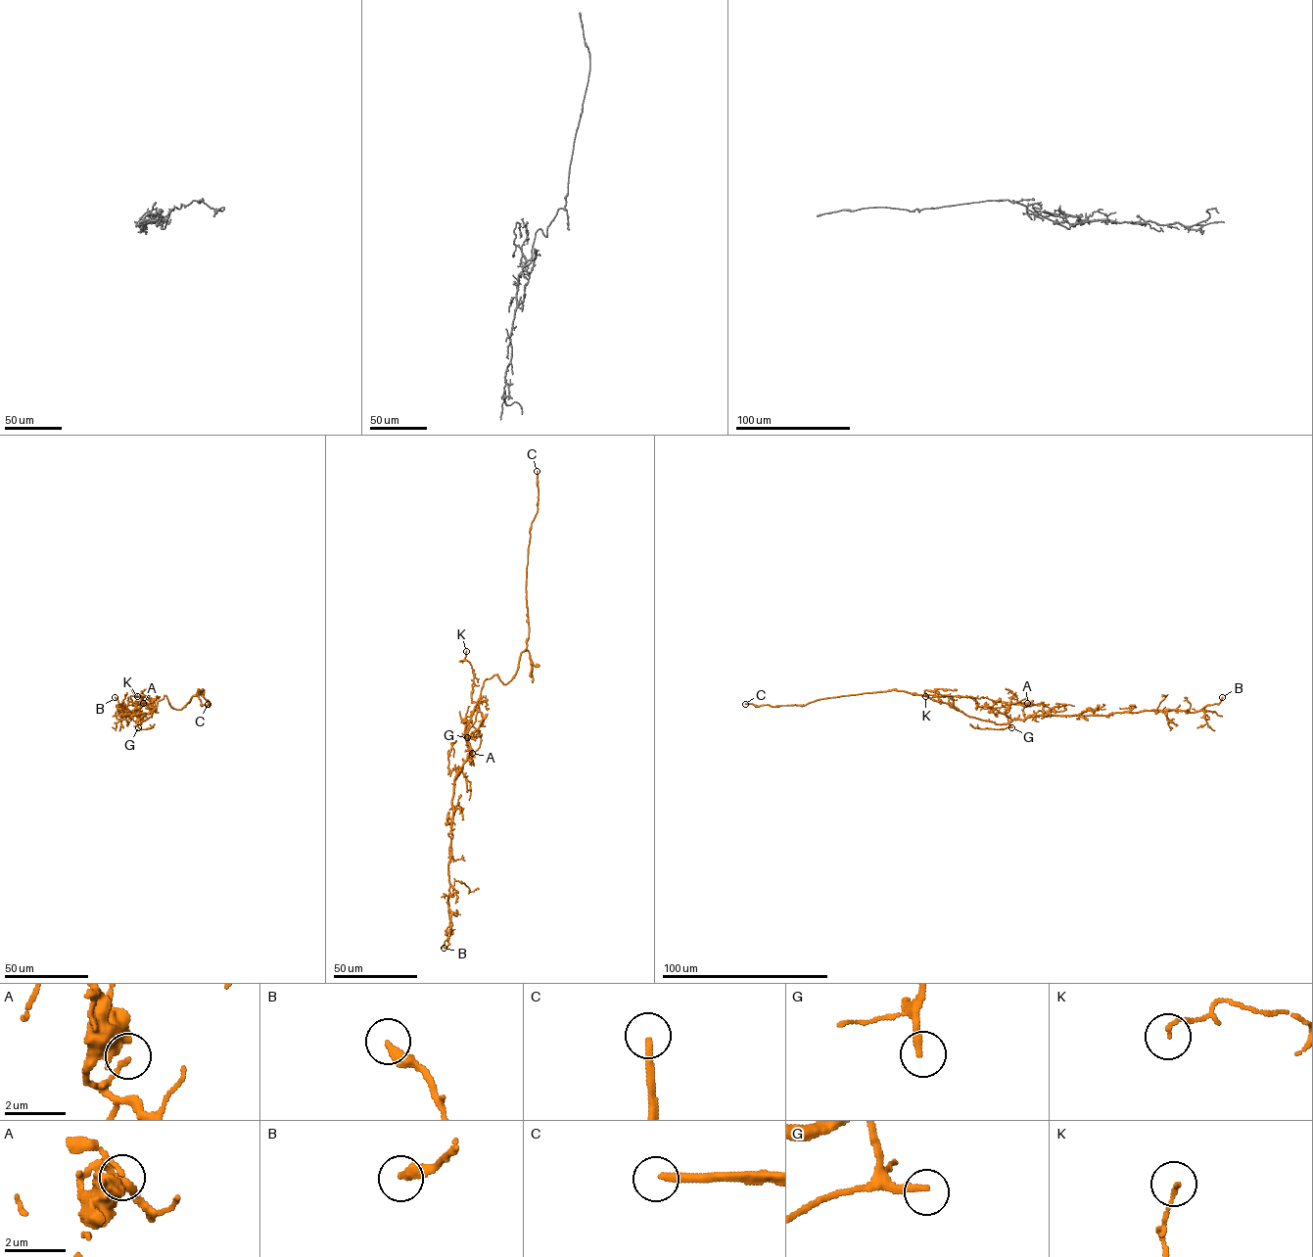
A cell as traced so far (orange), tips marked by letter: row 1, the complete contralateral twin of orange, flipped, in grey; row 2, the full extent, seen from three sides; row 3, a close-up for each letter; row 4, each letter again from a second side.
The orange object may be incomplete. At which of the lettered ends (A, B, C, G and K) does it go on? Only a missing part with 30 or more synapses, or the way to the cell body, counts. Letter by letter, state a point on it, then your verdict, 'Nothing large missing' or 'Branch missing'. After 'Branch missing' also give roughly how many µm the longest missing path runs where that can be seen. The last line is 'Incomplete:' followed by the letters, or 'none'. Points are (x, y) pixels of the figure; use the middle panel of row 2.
A: Place: (472, 753). Nothing large missing
B: Place: (444, 948). Nothing large missing
C: Place: (537, 471). Branch missing. Missing length about 60 µm
G: Place: (467, 737). Branch missing. Missing length about 170 µm
K: Place: (466, 651). Nothing large missing
Incomplete: C, G

